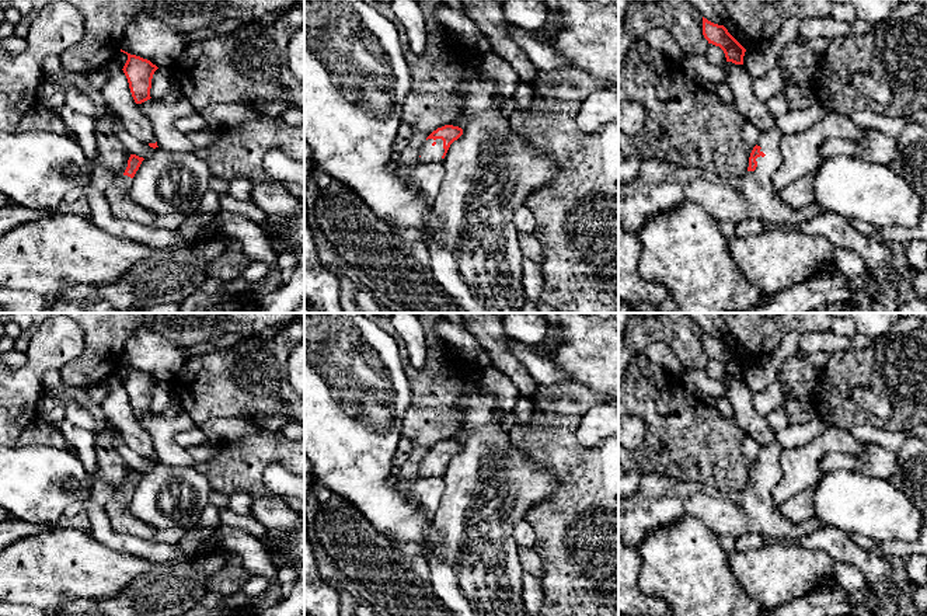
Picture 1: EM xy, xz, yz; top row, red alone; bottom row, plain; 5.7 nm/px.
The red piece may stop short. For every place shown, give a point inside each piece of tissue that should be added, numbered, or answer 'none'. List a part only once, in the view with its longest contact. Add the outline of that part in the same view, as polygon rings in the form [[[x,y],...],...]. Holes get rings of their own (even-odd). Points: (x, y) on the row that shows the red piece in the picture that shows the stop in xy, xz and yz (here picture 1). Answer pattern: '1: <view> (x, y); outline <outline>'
1: xz (428, 153); outline [[[428,139],[422,143],[419,149],[419,161],[421,163],[433,163],[443,161],[442,156],[445,153],[443,140],[442,139]]]

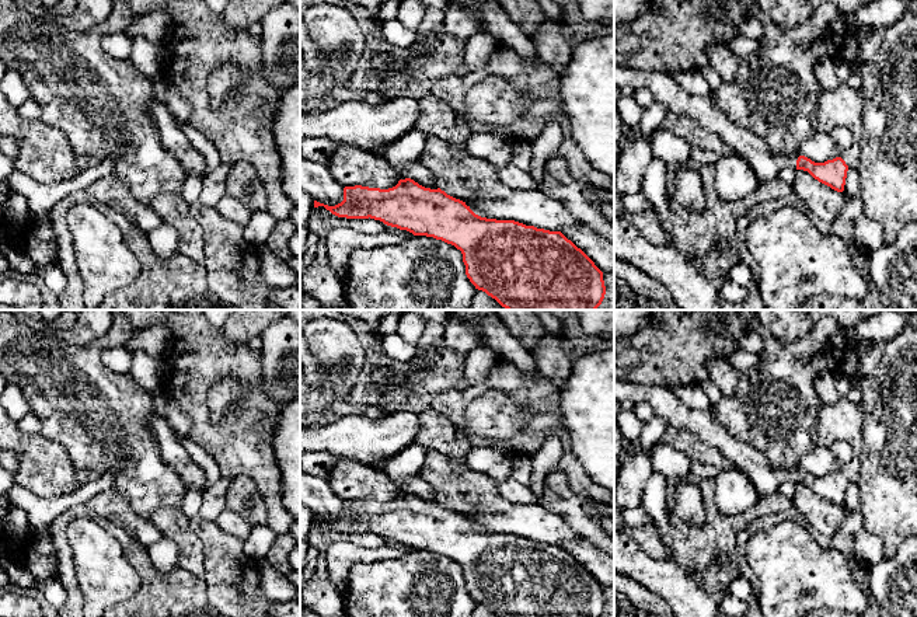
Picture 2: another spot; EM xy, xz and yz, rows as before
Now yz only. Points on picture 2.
1: yz (703, 110); outline [[[630,65],[614,66],[614,87],[632,87],[649,90],[655,101],[663,104],[669,114],[687,116],[716,133],[736,154],[746,158],[756,171],[759,181],[767,182],[778,178],[785,167],[796,168],[801,156],[780,156],[771,151],[767,143],[752,130],[733,123],[716,105],[714,93],[691,95],[686,93],[670,74],[662,72],[644,72]]]

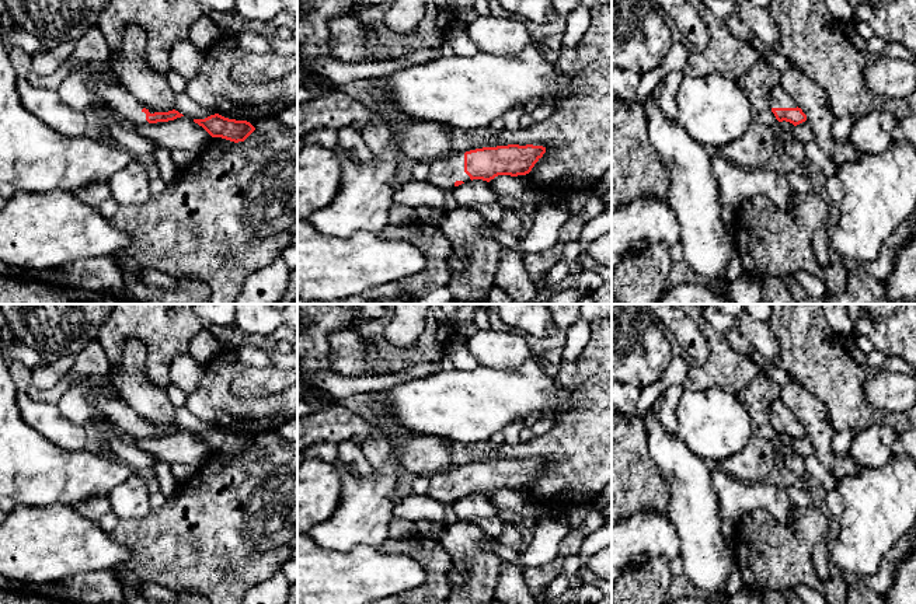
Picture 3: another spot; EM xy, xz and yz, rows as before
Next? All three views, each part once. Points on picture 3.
1: xy (114, 94); outline [[[91,74],[87,80],[88,87],[98,97],[98,101],[108,104],[123,118],[133,125],[149,123],[146,114],[142,111],[146,108],[150,114],[153,109],[142,104],[130,91],[128,91],[121,83],[107,81],[100,74]]]

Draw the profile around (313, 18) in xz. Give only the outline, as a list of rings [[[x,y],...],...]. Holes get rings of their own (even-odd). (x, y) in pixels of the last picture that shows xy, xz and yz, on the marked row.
[[[297,0],[297,42],[303,57],[323,57],[330,53],[330,21],[351,17],[365,6],[384,0]]]

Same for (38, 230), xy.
[[[17,192],[0,209],[0,262],[41,272],[84,258],[111,256],[129,244],[97,207],[74,193]]]

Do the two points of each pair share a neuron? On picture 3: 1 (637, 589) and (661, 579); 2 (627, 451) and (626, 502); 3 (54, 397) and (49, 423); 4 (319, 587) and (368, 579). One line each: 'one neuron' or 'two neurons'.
1: one neuron
2: one neuron
3: two neurons
4: one neuron

